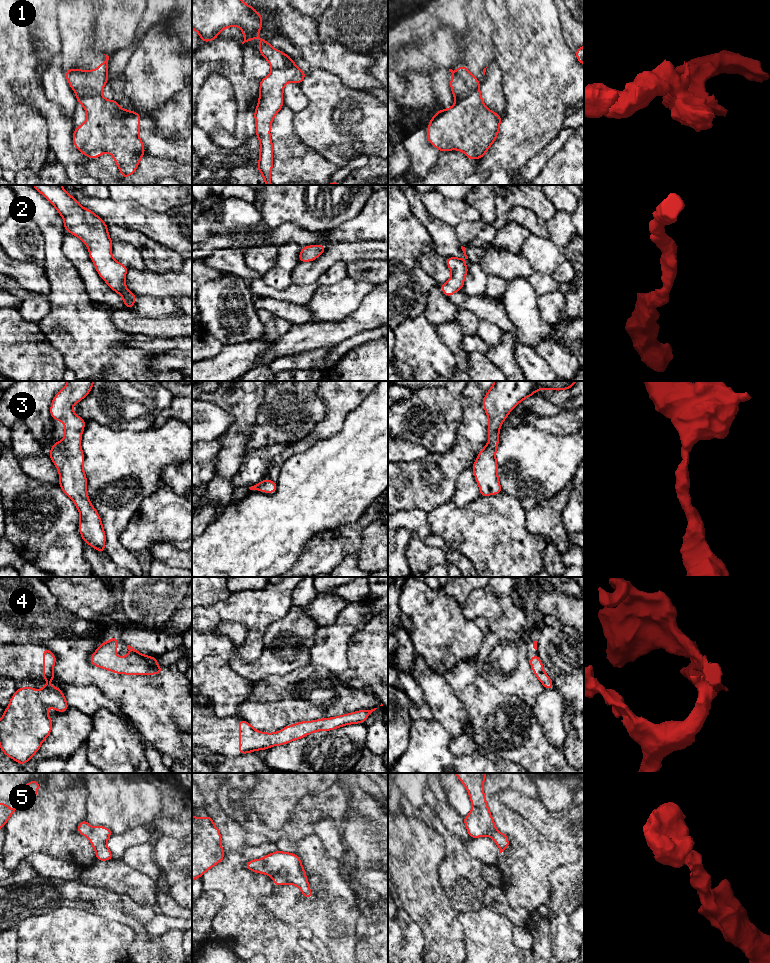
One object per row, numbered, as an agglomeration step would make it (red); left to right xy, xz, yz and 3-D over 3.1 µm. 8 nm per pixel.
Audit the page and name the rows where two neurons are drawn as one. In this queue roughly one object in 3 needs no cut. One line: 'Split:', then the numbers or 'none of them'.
Split: 1

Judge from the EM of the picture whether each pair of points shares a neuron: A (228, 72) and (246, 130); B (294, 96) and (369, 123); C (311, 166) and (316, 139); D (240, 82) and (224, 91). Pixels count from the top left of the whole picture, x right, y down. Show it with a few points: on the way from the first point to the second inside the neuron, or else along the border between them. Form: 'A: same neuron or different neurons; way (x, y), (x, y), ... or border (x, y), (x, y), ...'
A: same neuron; way (242, 86), (245, 89), (245, 116)
B: different neurons; border (299, 84), (308, 100), (308, 104), (295, 113)
C: different neurons; border (296, 134), (303, 142), (319, 151), (333, 163)
D: different neurons; border (214, 72), (222, 74), (232, 86)

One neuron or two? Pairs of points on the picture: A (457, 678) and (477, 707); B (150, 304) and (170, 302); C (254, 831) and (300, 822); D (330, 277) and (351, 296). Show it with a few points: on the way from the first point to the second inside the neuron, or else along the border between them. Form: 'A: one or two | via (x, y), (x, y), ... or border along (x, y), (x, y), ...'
A: one | via (464, 685), (477, 700)
B: one | via (155, 304), (165, 304)
C: one | via (265, 834), (279, 834), (289, 830)
D: two | border along (348, 277), (330, 285), (319, 284)

